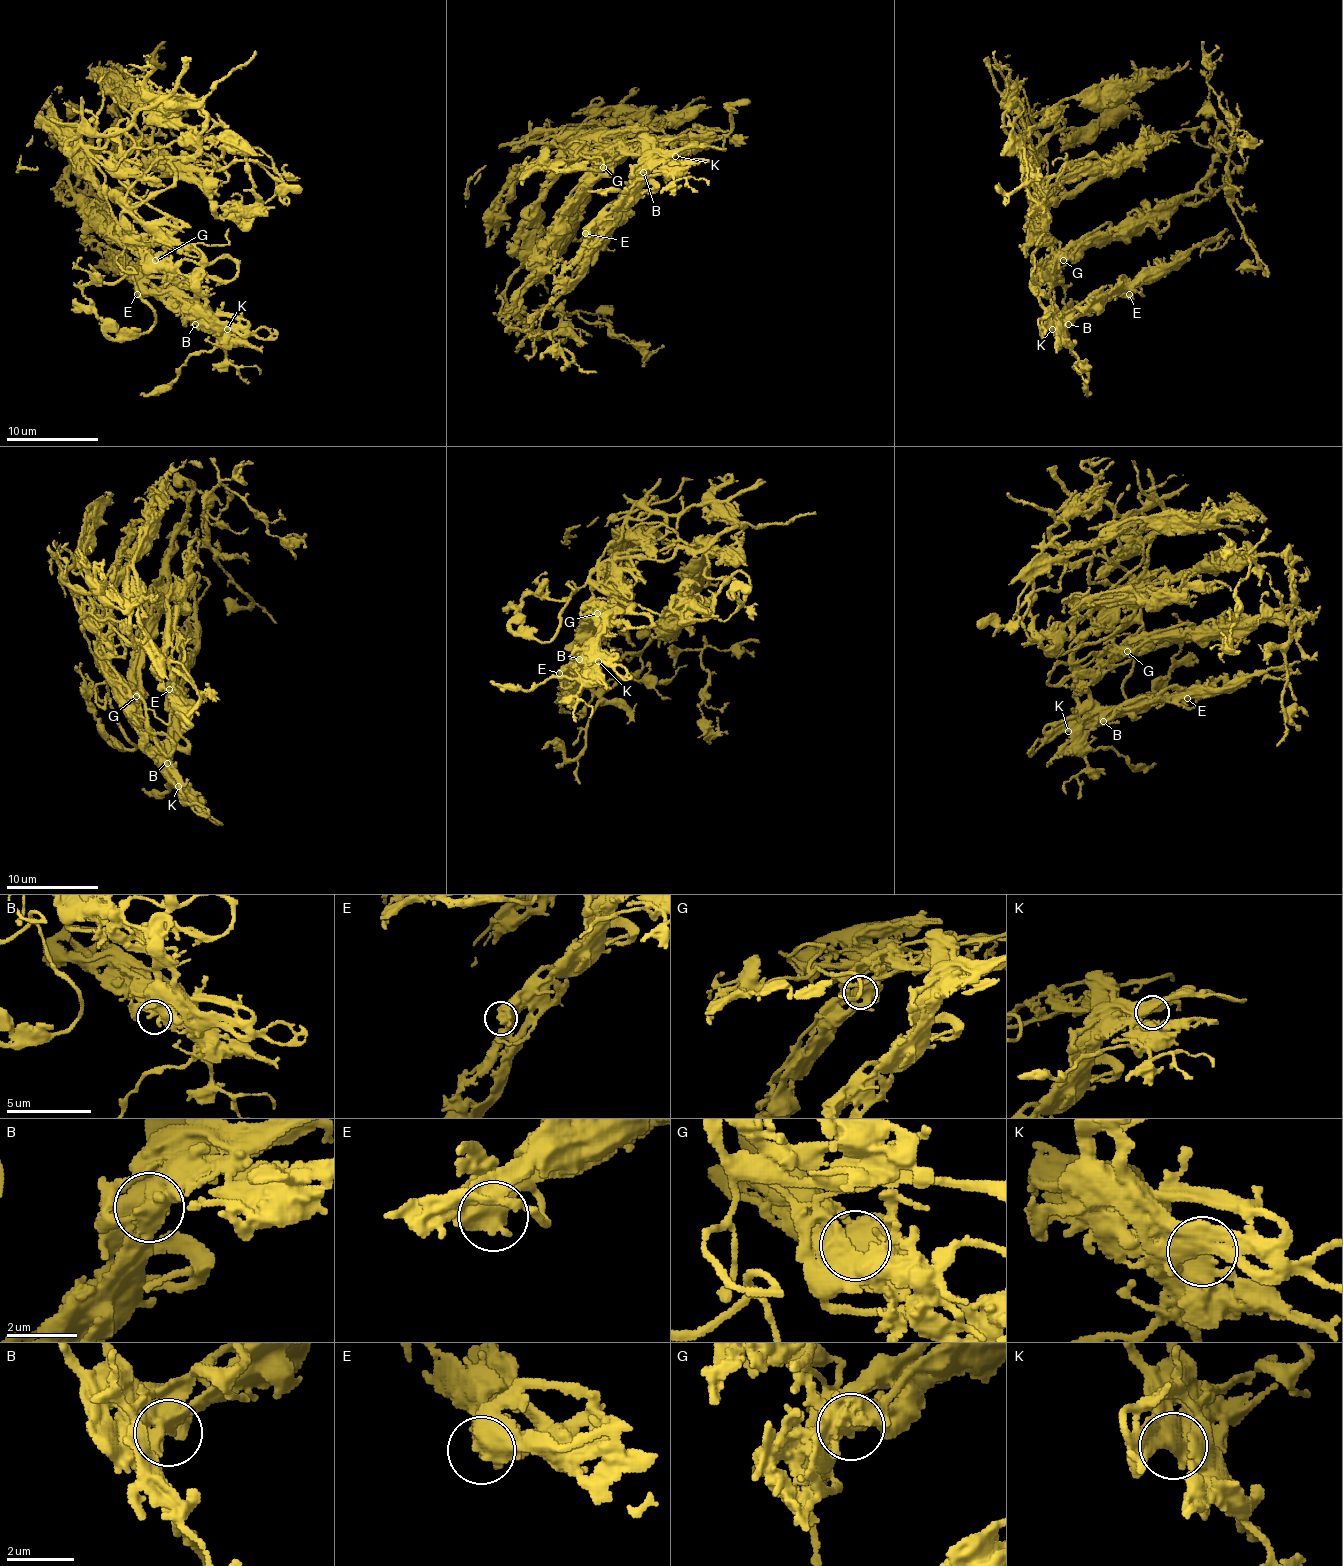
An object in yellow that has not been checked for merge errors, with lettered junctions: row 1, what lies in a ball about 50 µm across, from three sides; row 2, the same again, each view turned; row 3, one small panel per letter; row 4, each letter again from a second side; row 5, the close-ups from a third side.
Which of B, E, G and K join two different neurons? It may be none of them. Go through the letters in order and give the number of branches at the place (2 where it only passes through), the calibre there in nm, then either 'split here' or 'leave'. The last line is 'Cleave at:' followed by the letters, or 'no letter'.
B: branches 2; calibre 480 nm; leave
E: branches 2; calibre 600 nm; leave
G: branches 2; calibre 550 nm; leave
K: branches 2; calibre 480 nm; leave
Cleave at: no letter

